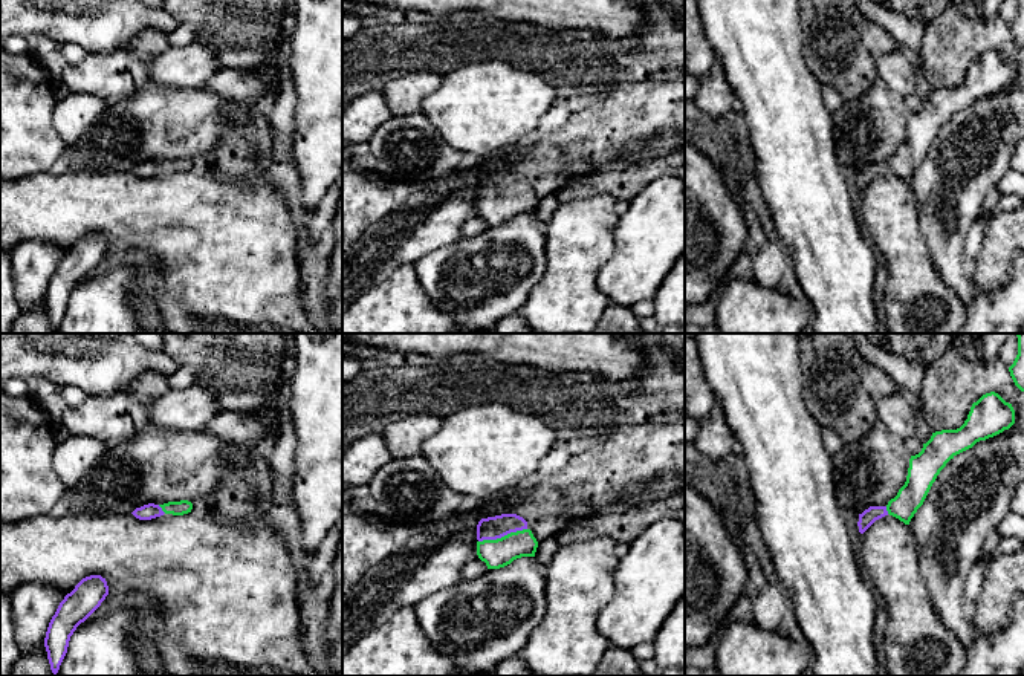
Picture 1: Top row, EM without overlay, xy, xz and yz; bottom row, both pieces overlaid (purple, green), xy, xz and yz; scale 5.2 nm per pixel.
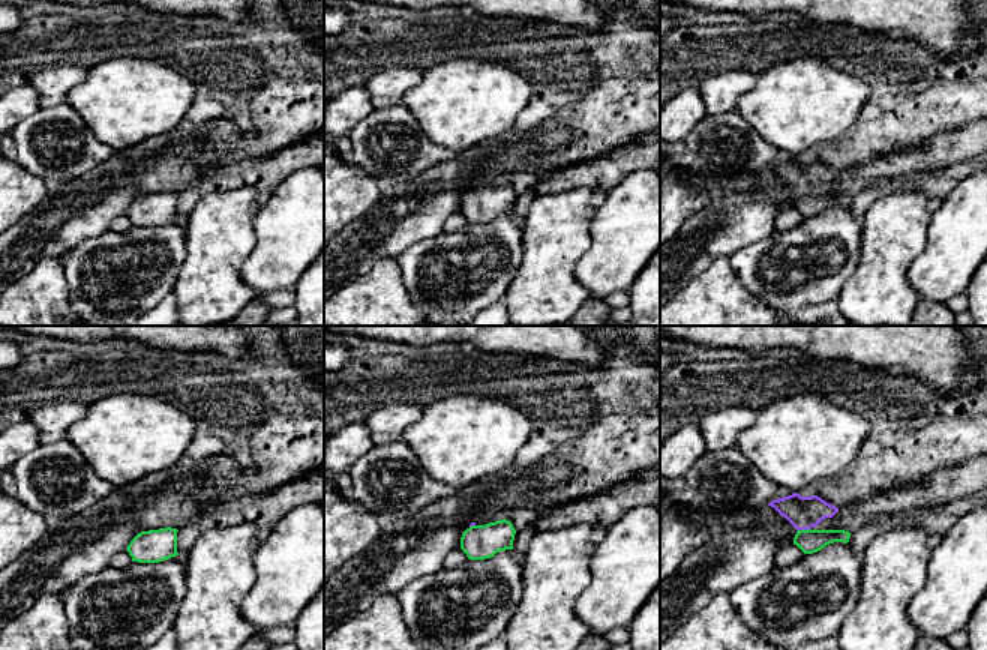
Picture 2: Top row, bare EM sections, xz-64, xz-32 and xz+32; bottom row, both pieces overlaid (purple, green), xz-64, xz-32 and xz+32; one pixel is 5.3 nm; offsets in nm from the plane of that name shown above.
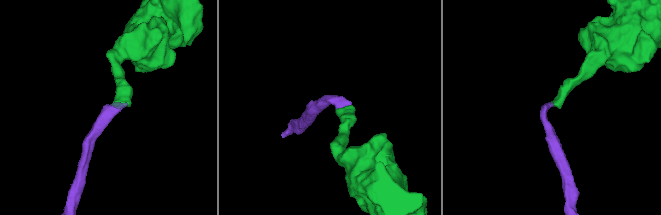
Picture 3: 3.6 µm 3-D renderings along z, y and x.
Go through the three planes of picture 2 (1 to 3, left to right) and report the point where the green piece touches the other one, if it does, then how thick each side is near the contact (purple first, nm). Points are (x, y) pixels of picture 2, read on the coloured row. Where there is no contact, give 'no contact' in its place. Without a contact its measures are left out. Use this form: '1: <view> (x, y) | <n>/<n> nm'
1: no contact
2: xz-32 (471, 524) | 20/190 nm
3: xz+32 (803, 529) | 180/130 nm

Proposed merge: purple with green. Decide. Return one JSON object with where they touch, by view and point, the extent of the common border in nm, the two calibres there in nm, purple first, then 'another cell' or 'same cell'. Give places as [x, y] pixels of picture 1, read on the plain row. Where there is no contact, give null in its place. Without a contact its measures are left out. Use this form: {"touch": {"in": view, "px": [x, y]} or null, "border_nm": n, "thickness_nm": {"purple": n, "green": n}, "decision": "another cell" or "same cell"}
{"touch": {"in": "xz", "px": [502, 193]}, "border_nm": 260, "thickness_nm": {"purple": 120, "green": 150}, "decision": "same cell"}

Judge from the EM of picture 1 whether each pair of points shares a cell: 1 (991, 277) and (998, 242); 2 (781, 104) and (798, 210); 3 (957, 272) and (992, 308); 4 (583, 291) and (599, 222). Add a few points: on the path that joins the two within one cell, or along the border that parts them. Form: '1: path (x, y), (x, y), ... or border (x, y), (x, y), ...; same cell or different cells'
1: path (992, 268), (998, 251); same cell
2: path (790, 130), (798, 184); same cell
3: border (977, 288), (975, 297), (966, 306); different cells
4: path (583, 274), (583, 239); same cell

